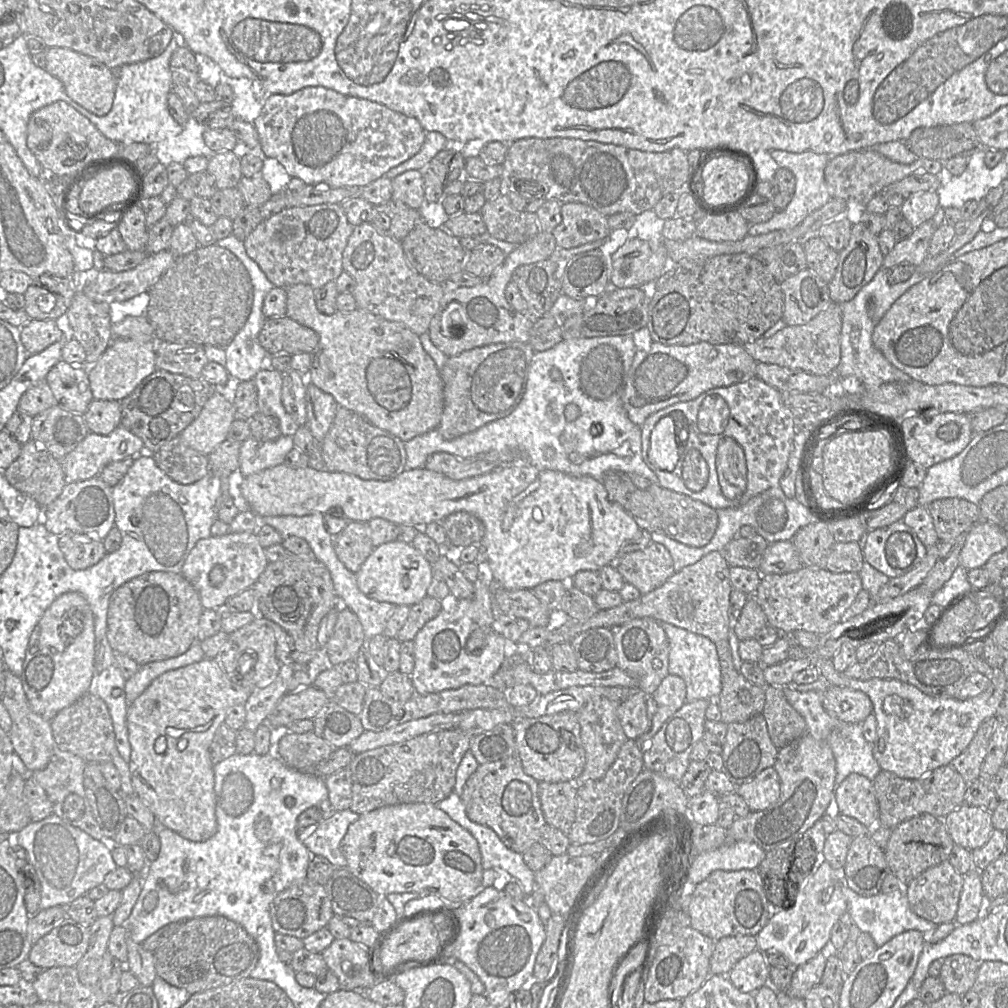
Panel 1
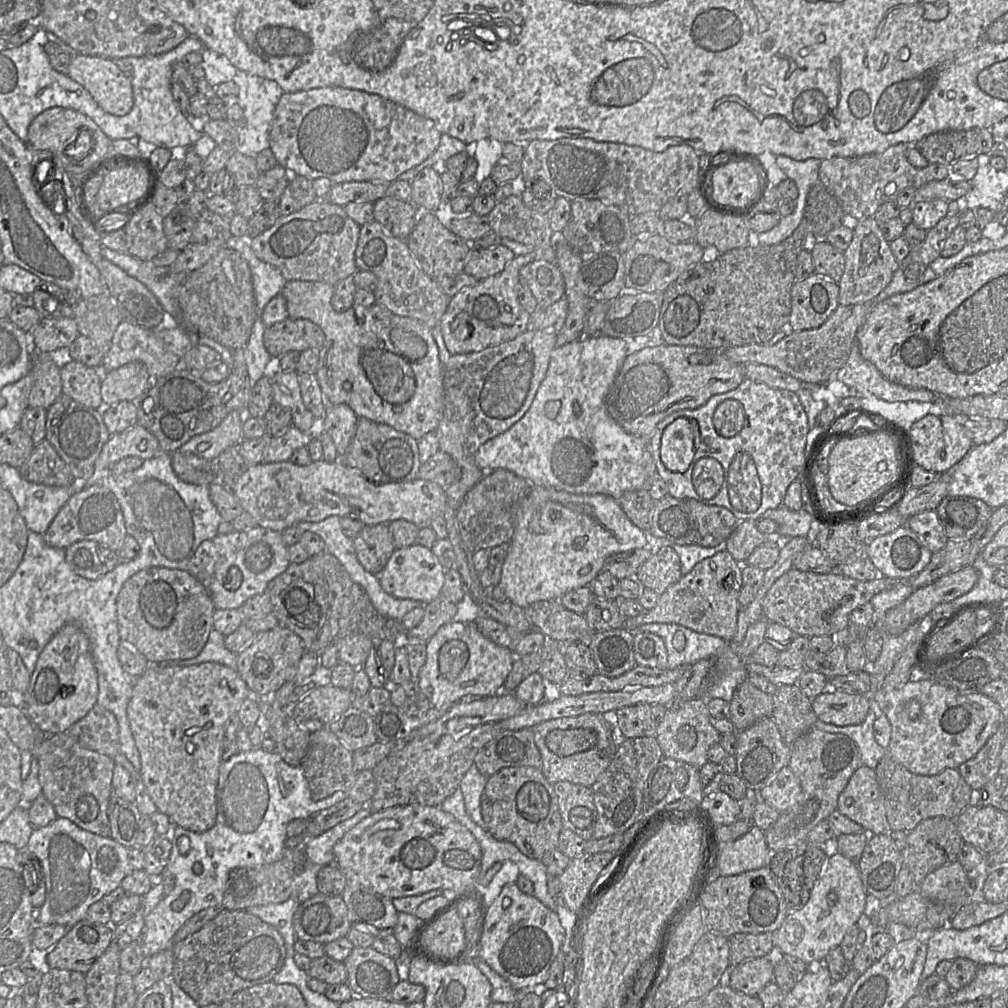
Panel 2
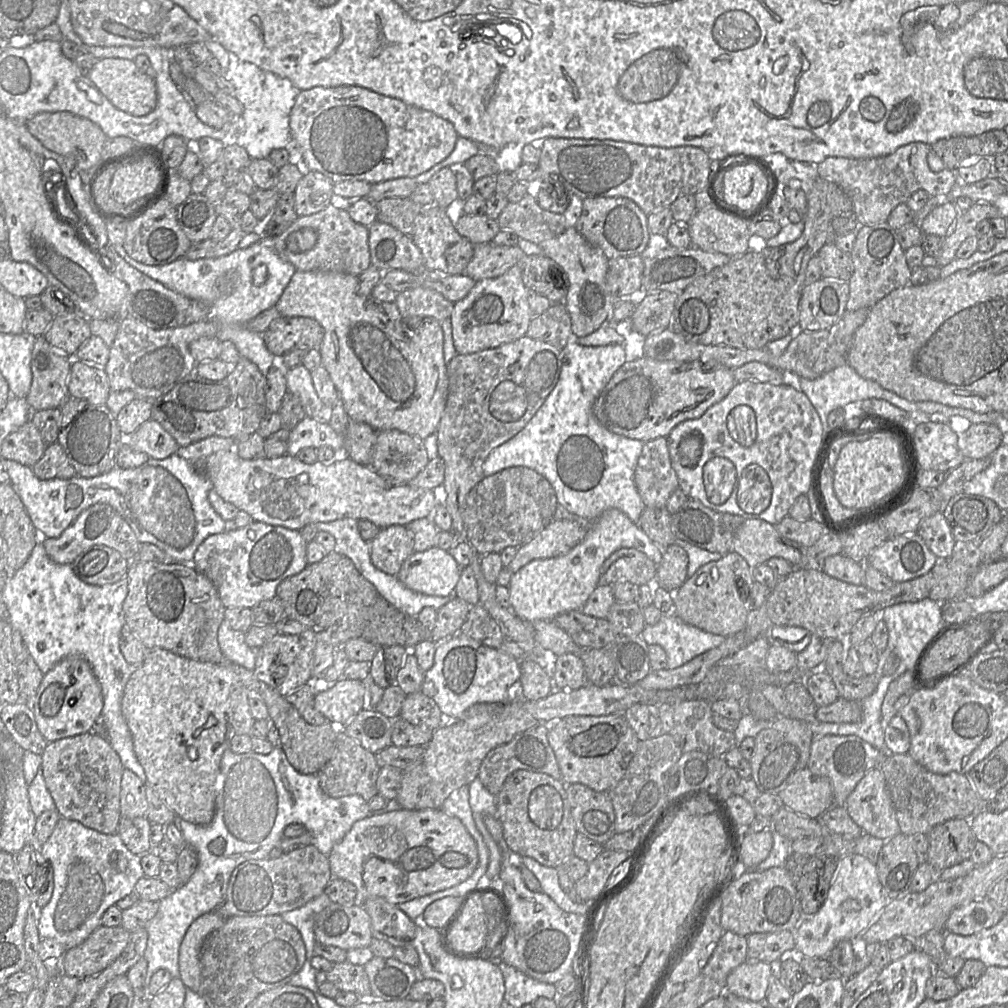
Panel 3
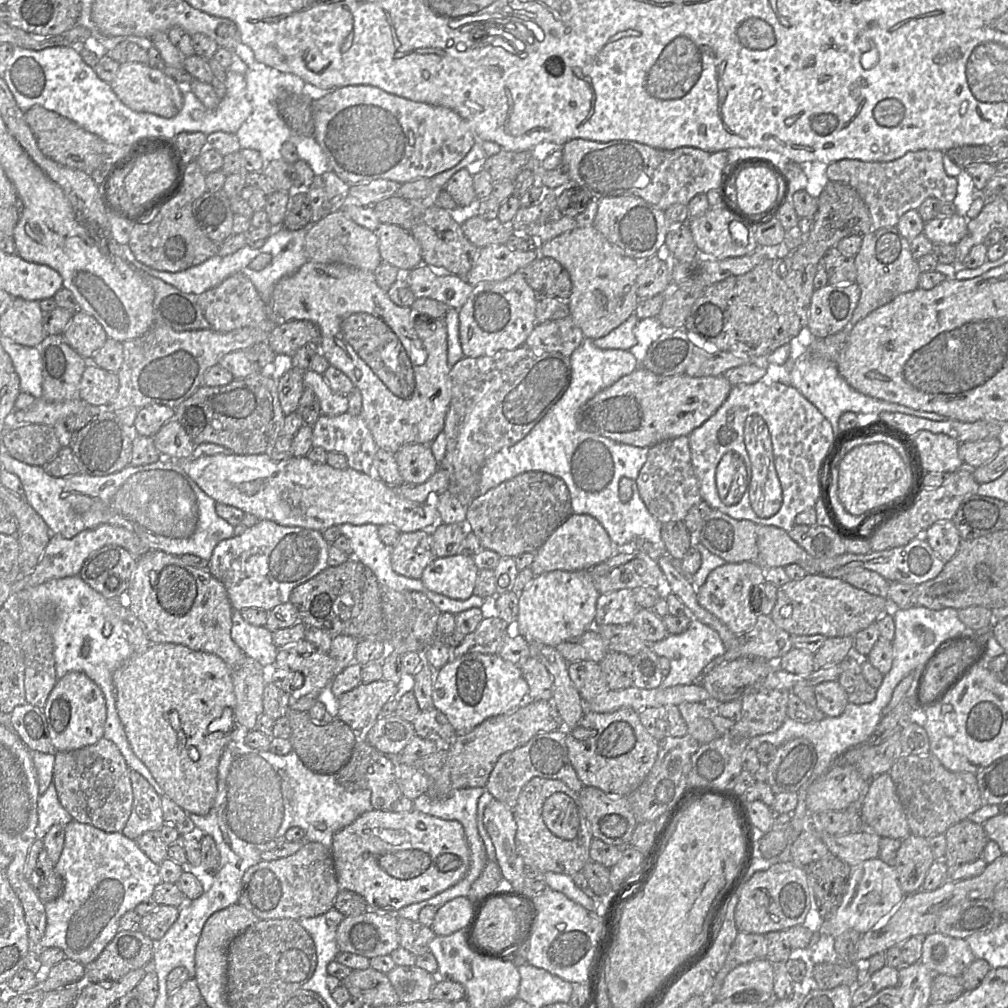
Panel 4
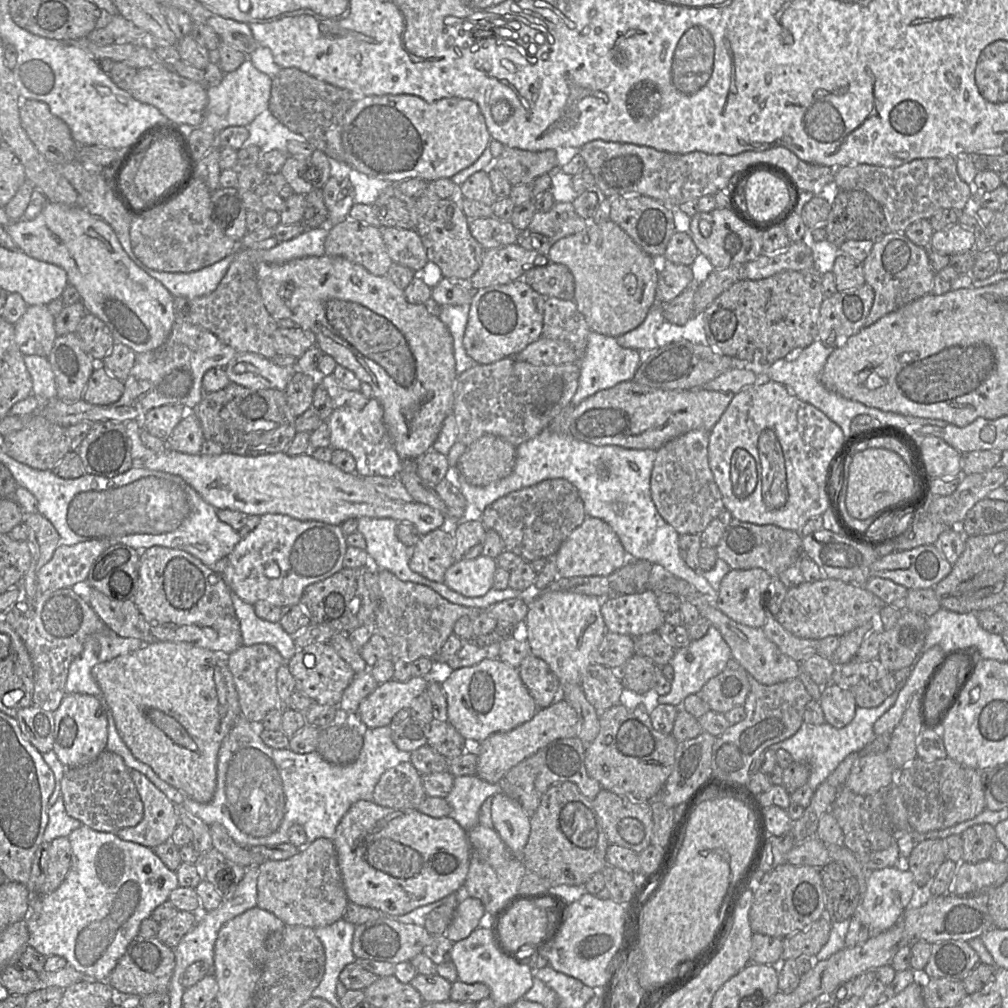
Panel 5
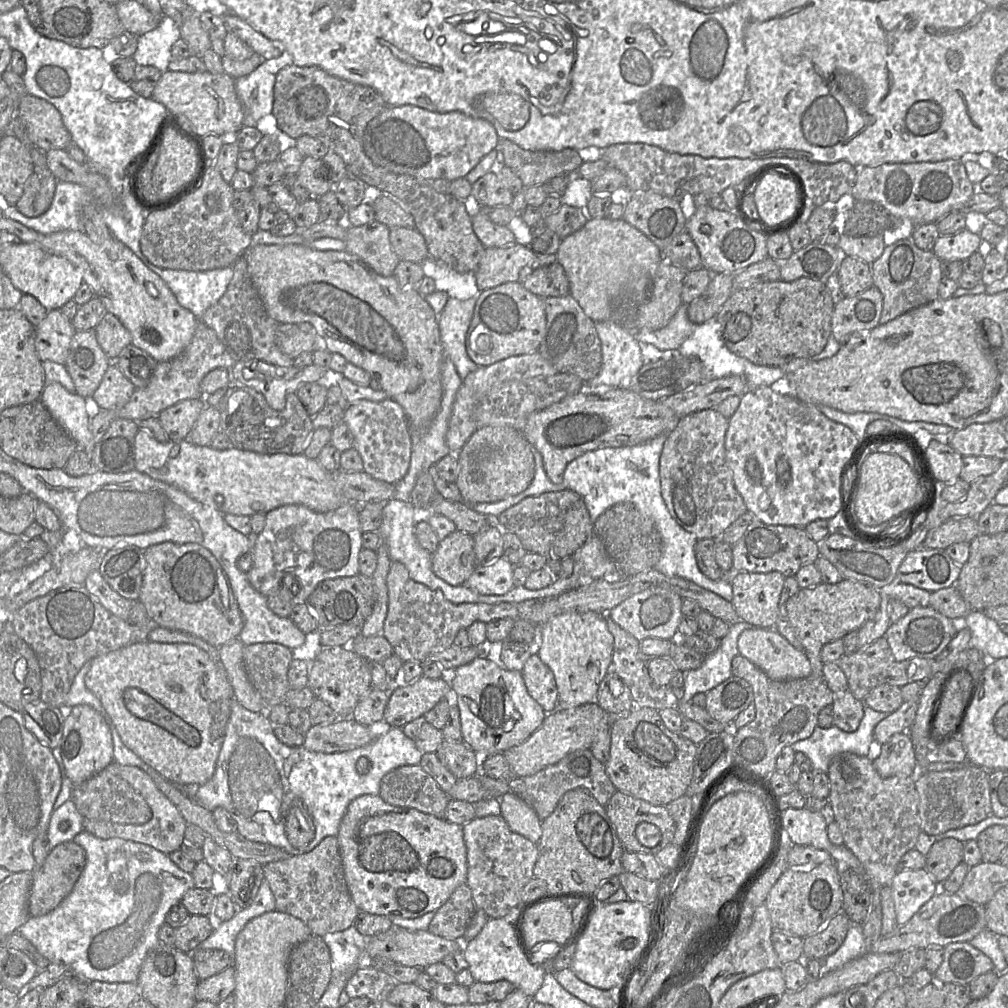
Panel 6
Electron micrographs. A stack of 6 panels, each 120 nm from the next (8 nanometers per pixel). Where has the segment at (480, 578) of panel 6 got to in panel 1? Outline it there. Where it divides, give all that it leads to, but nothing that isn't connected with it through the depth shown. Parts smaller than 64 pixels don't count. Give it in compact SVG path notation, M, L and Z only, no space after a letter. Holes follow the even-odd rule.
M395 540L374 547L355 575L358 588L369 598L412 606L427 596L433 570L432 564L411 544Z

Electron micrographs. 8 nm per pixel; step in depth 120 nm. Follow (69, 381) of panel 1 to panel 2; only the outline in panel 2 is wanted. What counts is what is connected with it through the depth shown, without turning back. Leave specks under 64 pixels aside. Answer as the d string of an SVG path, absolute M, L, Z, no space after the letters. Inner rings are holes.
M72 360L60 367L62 392L85 406L102 409L101 397L102 374L93 367Z

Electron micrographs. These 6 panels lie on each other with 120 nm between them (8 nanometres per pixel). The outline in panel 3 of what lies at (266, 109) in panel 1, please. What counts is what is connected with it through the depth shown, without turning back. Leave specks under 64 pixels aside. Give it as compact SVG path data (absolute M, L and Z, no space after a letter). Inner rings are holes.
M360 86L314 87L301 90L290 112L290 134L302 154L306 169L318 171L334 183L365 181L370 184L416 177L446 159L458 134L451 122L403 101Z

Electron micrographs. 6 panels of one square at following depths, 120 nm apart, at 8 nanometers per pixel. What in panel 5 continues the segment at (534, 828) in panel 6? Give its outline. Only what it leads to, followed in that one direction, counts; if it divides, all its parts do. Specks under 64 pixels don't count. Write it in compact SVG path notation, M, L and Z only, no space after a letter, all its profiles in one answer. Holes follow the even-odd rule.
M504 793L492 797L491 819L493 829L509 851L521 858L530 834L530 815L521 805Z

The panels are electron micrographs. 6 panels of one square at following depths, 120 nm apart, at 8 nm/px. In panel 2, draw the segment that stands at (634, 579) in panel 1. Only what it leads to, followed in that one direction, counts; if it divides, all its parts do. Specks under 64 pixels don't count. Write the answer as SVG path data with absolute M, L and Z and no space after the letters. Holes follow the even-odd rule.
M670 546L653 553L639 568L635 579L643 588L662 594L682 577L679 556Z

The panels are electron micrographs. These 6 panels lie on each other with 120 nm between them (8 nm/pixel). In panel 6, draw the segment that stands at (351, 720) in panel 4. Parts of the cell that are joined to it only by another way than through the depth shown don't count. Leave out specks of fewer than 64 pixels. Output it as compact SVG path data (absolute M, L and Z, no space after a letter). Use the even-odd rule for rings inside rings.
M420 677L411 683L401 683L389 694L383 721L402 728L431 710L438 702L450 698L452 687L441 678Z

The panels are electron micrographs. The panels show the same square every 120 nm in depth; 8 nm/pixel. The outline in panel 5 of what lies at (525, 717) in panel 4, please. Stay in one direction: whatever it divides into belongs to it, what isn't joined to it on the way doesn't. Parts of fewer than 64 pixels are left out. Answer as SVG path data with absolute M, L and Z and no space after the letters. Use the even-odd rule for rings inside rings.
M559 698L546 708L539 708L529 721L516 728L496 732L488 736L477 746L477 776L489 783L499 780L515 765L538 752L548 744L563 738L575 738L579 732L579 721L573 707Z

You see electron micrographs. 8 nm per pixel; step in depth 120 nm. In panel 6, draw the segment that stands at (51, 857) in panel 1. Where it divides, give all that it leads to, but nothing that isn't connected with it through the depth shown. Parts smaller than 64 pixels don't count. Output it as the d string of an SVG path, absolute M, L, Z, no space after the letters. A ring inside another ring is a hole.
M83 830L73 841L80 845L86 853L85 867L70 894L51 912L39 917L29 917L18 930L24 935L50 963L63 964L68 971L87 981L99 982L136 982L141 966L148 952L160 942L158 931L165 924L165 918L171 907L181 902L186 891L195 887L193 877L176 866L169 856L147 844L125 840L122 838L101 839Z

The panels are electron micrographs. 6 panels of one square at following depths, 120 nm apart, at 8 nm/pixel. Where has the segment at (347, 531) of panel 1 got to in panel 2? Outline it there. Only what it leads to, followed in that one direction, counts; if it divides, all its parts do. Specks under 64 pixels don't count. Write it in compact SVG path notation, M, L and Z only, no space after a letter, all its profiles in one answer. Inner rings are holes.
M388 524L364 526L353 544L362 567L374 575L384 569L395 550Z

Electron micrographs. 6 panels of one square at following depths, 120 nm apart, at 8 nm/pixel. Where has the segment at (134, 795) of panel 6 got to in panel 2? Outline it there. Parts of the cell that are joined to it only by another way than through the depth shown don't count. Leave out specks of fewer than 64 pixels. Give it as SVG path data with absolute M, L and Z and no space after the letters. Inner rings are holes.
M66 733L47 735L38 749L37 760L42 794L52 804L57 817L66 818L99 836L109 837L107 808L112 793L114 761L106 755L82 747Z

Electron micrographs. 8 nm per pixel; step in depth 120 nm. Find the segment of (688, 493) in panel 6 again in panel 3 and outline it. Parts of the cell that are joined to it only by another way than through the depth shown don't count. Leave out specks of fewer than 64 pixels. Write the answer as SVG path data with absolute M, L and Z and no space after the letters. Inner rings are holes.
M667 437L644 442L634 474L638 493L646 507L663 508L670 495L679 488L678 477L672 467Z

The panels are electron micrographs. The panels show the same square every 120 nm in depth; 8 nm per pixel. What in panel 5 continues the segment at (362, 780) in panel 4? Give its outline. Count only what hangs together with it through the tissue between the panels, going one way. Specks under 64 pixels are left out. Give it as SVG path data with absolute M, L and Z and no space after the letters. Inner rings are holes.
M410 762L386 770L373 791L373 802L393 809L417 809L428 797L422 775Z

